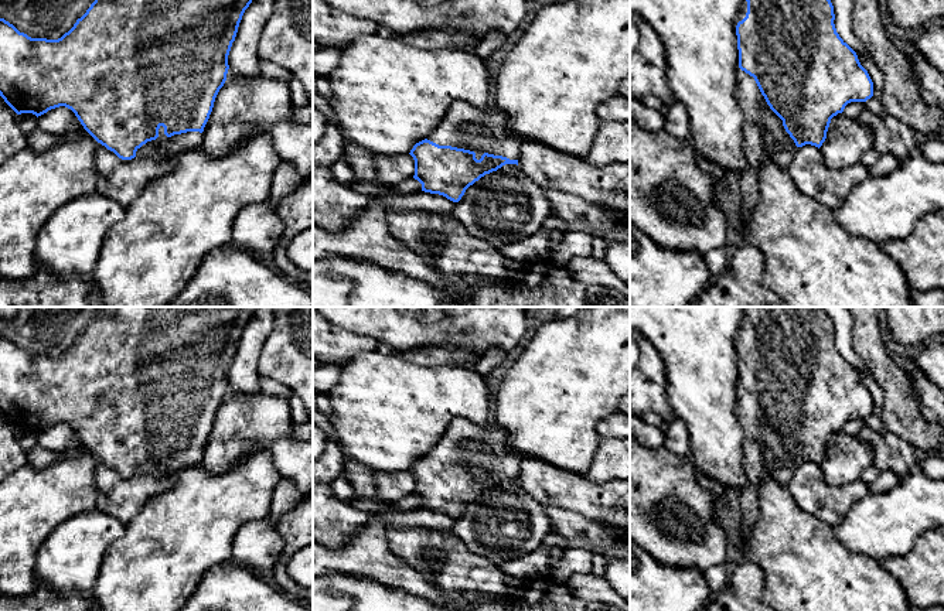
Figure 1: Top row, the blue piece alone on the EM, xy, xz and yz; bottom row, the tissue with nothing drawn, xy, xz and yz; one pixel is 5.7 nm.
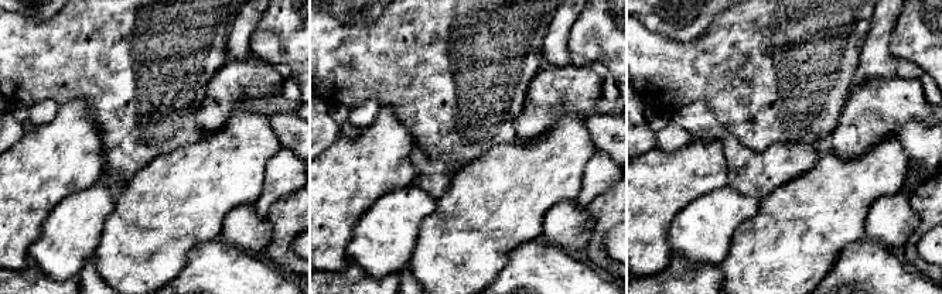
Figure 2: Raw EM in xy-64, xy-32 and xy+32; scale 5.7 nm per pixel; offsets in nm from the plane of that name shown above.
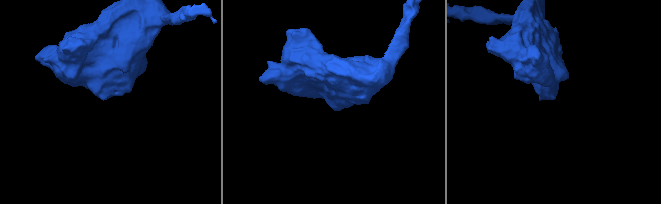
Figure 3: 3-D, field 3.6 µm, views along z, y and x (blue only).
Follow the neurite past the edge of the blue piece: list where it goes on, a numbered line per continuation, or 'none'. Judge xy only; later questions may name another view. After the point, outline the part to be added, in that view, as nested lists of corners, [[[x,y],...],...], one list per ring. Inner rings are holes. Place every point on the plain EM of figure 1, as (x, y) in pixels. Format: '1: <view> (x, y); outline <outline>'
1: xy (163, 463); outline [[[160,443],[159,454],[137,465],[136,472],[149,471],[151,475],[164,475],[167,472],[177,472],[184,468],[198,467],[201,460],[202,450],[200,448],[187,448],[167,454],[164,451],[164,444]]]

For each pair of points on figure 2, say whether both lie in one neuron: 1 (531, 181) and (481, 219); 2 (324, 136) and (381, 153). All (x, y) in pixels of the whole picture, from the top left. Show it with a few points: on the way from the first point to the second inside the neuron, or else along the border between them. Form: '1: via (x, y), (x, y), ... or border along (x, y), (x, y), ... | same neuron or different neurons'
1: via (518, 183), (494, 207) | same neuron
2: border along (341, 134), (324, 150) | different neurons

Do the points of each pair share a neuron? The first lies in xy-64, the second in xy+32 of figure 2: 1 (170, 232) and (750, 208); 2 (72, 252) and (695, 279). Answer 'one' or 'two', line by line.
1: two
2: two

